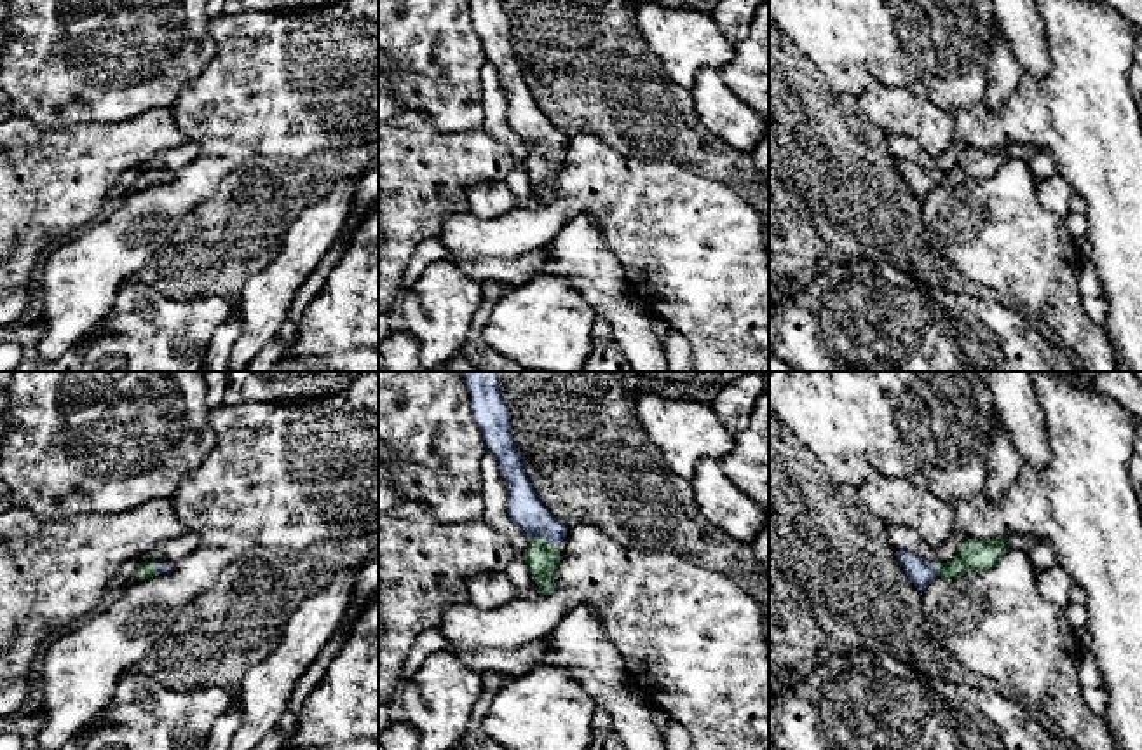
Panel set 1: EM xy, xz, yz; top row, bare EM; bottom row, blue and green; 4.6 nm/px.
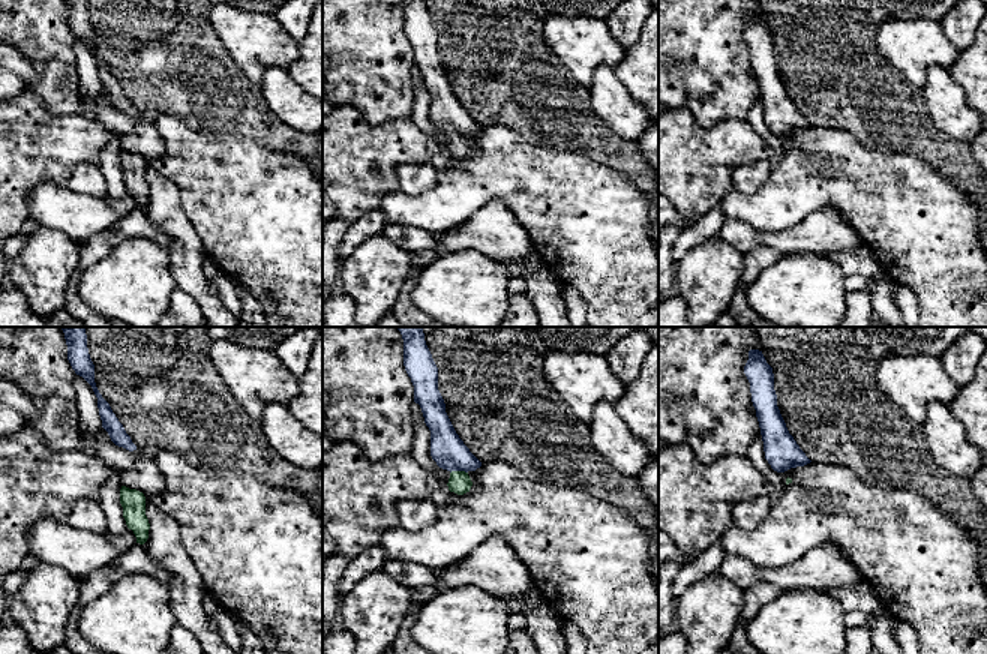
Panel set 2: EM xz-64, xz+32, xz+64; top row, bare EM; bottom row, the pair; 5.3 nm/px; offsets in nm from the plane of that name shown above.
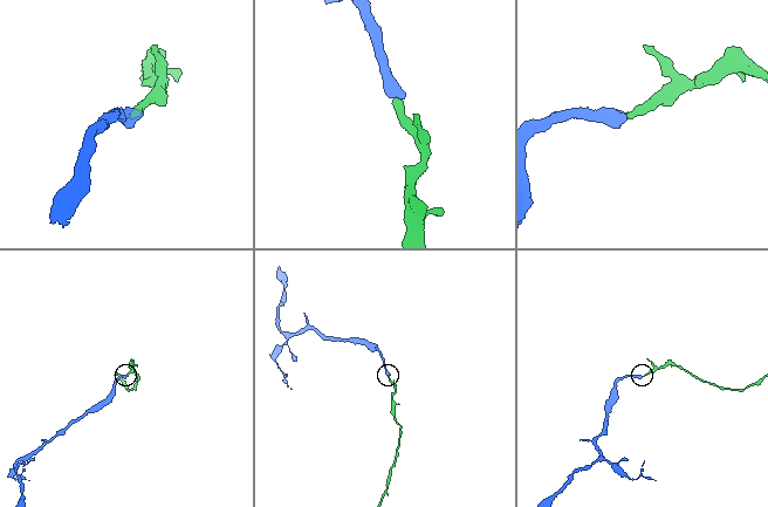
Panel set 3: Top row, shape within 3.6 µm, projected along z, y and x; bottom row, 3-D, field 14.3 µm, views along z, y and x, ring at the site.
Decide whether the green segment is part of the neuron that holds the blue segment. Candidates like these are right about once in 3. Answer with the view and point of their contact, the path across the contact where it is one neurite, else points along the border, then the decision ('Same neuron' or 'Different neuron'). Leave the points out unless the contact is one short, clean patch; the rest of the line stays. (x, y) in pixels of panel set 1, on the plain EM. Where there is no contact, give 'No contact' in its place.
Touches blue at xz (544, 149). Path across: xz (525, 119), (544, 140), (544, 149), (541, 166). Same neuron

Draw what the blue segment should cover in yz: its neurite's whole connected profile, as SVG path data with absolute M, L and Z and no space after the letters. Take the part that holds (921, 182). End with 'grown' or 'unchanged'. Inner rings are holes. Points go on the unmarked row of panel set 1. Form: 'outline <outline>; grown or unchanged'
outline M1008 145L992 150L966 148L947 173L929 173L908 160L896 160L896 167L914 195L922 199L936 185L959 187L968 180L989 180L1006 162L1006 148Z; grown

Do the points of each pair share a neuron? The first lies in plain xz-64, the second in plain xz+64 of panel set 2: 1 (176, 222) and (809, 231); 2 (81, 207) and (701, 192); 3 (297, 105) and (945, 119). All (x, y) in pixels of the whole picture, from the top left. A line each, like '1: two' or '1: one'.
1: one
2: two
3: one

